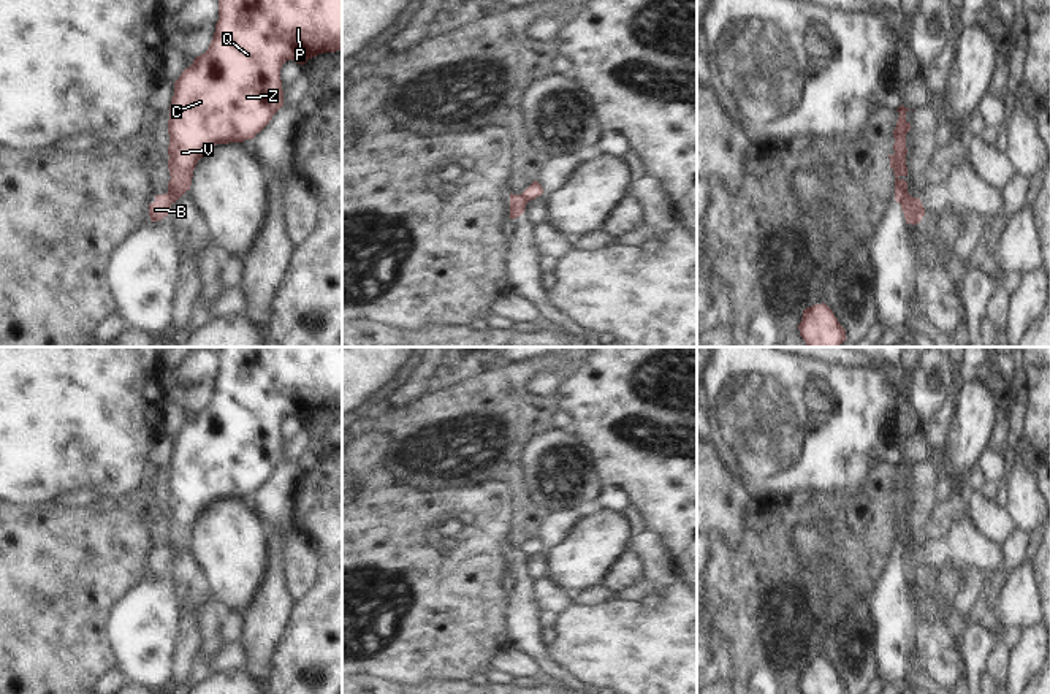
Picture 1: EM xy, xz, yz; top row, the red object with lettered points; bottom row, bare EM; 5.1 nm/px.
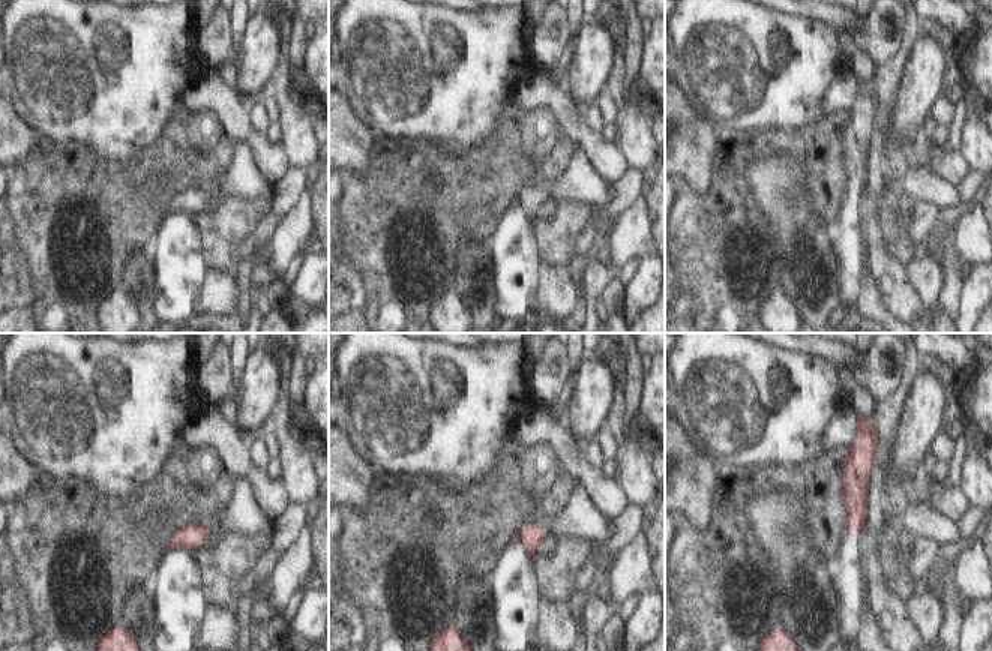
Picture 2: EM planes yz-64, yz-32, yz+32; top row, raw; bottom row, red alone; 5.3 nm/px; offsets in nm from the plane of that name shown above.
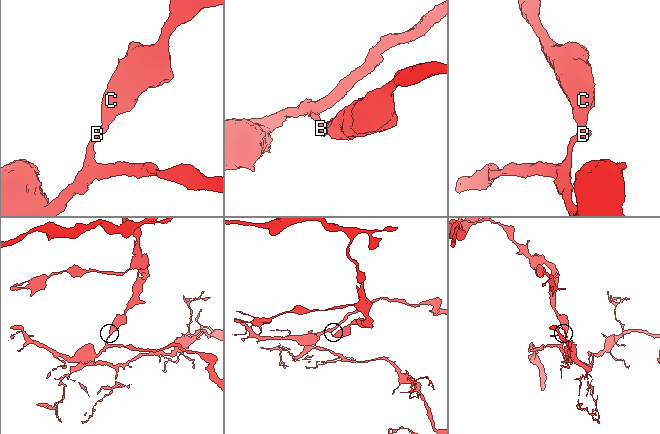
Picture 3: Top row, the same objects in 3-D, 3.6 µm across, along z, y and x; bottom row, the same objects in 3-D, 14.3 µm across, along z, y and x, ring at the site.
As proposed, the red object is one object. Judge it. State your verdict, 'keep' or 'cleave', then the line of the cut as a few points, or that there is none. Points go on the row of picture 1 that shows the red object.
cleave | yz (906, 192), (900, 203)

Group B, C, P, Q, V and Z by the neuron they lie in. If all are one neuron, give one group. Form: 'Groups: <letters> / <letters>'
Groups: B / C P Q V Z

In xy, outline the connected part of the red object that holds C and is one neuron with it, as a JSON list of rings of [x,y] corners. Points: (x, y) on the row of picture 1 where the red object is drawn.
[[[219,0],[209,49],[174,82],[168,120],[168,195],[173,203],[190,190],[193,170],[212,146],[253,139],[283,106],[280,70],[287,60],[304,65],[318,54],[336,51],[342,51],[342,0]]]

